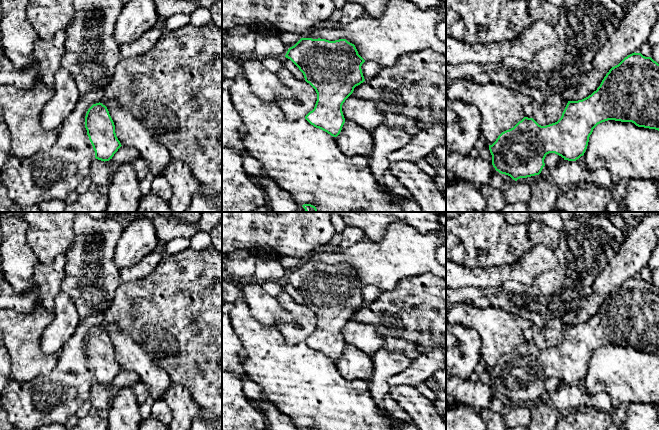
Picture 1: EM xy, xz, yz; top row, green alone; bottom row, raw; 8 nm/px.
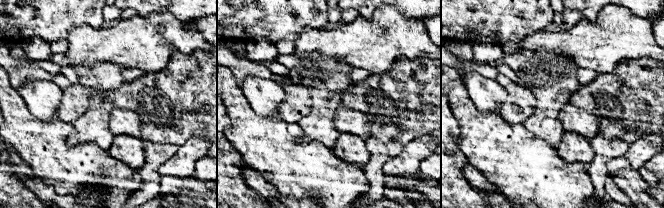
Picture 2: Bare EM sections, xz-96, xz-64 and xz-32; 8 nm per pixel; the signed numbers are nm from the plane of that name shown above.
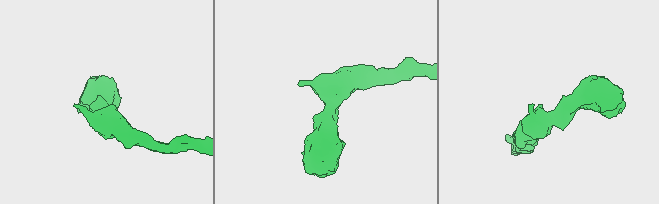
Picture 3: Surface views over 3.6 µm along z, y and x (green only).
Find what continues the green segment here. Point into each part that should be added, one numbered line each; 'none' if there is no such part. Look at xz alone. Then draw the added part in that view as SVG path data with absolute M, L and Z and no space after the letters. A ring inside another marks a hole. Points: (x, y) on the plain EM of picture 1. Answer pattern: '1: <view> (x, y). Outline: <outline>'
none

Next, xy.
none

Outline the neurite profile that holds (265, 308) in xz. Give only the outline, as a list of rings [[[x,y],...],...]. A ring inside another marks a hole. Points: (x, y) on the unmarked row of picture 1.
[[[242,281],[237,285],[243,292],[253,316],[264,326],[276,326],[277,318],[285,315],[276,297],[267,294],[259,283]]]

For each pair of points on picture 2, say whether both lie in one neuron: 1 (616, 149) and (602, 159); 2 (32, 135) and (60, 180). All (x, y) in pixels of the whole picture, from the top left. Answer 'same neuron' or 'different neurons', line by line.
1: same neuron
2: same neuron

